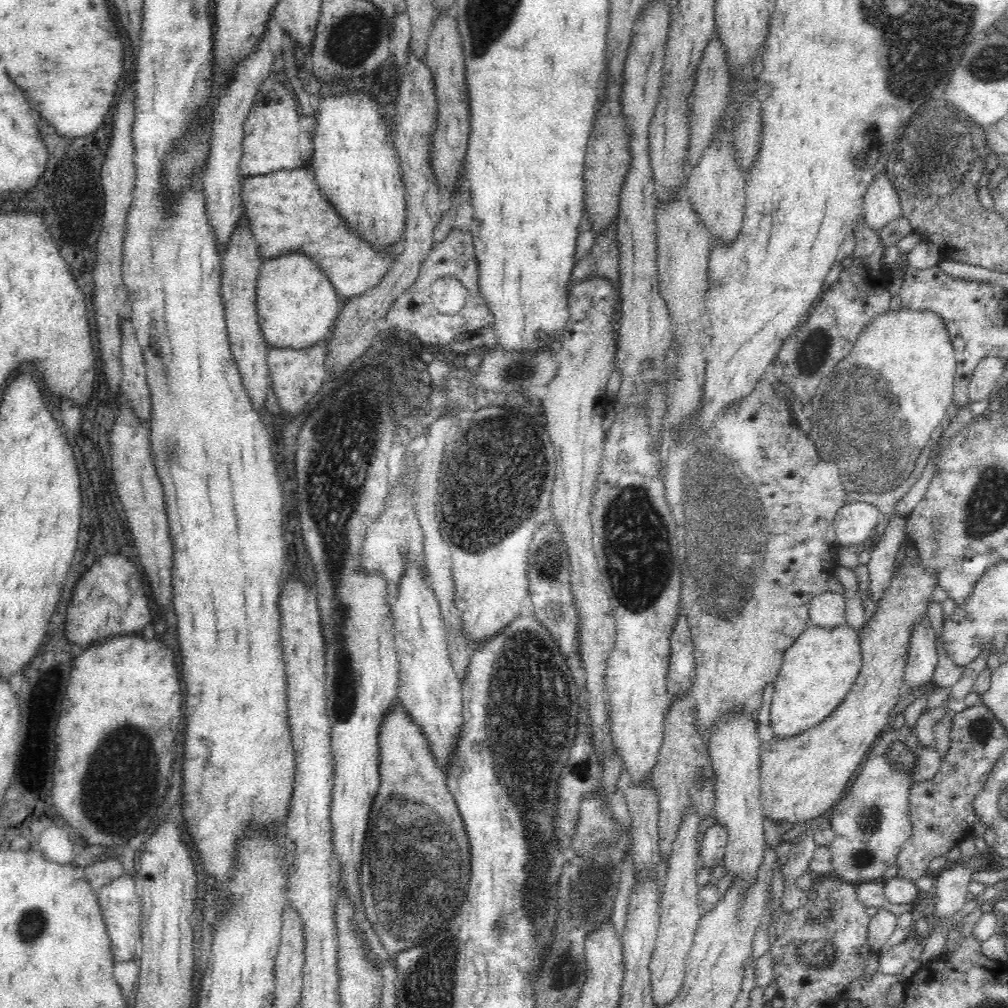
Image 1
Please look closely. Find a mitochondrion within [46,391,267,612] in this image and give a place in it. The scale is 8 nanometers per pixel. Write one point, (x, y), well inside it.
(172, 449)

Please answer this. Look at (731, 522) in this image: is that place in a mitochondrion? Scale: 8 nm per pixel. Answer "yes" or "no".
yes

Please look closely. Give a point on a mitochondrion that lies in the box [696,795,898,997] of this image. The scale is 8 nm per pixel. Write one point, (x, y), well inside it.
(817, 955)

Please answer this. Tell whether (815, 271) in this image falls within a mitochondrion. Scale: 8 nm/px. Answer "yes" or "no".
no

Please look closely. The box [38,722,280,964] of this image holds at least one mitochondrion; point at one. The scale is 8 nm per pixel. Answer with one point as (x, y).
(107, 787)

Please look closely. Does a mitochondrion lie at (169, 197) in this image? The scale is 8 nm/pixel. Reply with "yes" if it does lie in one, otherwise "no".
no

